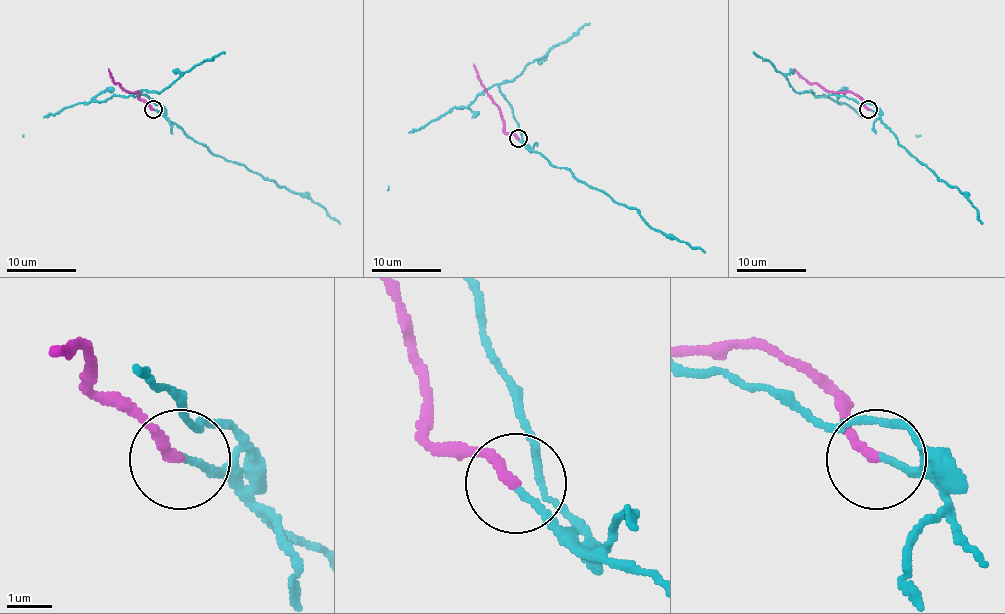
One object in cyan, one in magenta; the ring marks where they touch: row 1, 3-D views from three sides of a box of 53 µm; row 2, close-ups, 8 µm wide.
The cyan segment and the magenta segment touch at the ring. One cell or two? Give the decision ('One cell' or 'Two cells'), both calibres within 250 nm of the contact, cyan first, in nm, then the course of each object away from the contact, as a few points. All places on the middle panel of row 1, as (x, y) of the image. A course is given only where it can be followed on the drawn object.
Two cells. Thickness 140 nm (cyan) against 240 nm. Course of cyan: (518, 139), (529, 149), (541, 153), (555, 167), (566, 167), (576, 179), (636, 209), (653, 228), (704, 253). Course of magenta: (518, 139), (504, 130), (503, 116), (473, 63)

